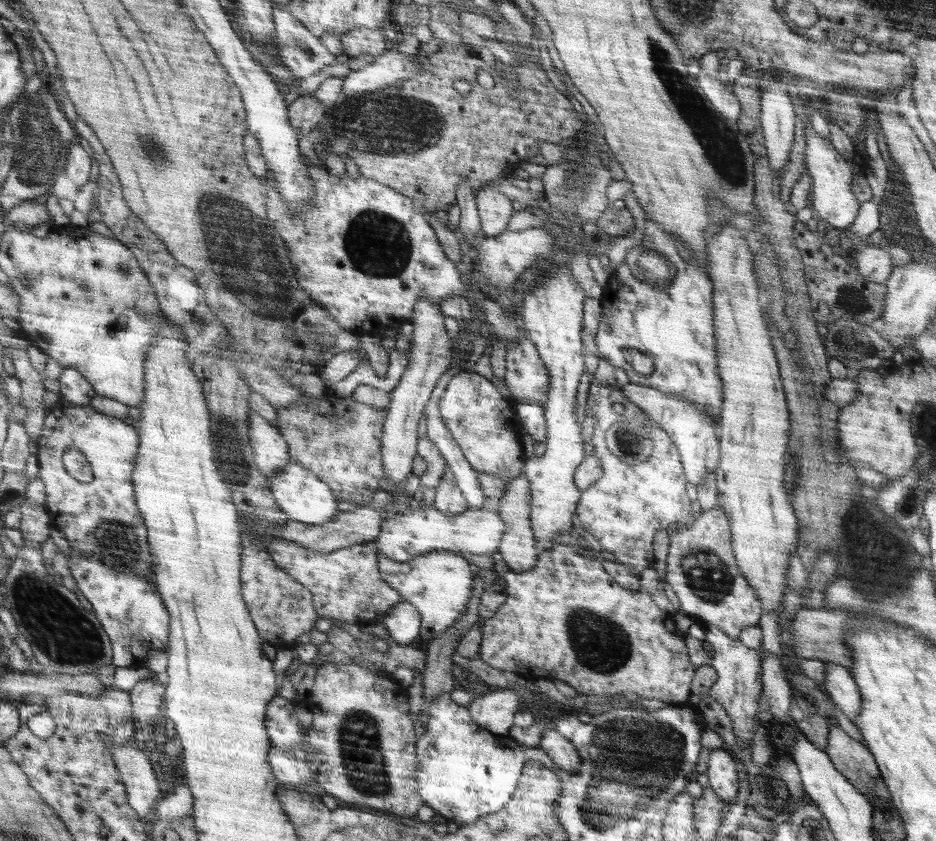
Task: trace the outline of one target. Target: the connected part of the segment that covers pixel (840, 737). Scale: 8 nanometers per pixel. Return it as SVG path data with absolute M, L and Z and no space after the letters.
M830 718L833 725L830 728L828 746L825 751L829 759L833 762L834 768L849 779L853 785L862 793L869 802L878 802L878 804L891 804L890 793L886 788L886 783L882 778L882 773L874 760L874 755L860 742L853 740L835 723L836 720Z

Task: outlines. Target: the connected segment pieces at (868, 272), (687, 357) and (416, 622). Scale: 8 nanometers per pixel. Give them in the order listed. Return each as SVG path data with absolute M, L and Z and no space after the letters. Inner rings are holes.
M868 246L860 252L849 253L848 258L856 272L868 282L886 283L895 268L890 254L880 247Z
M646 218L643 234L642 246L646 252L638 262L638 275L635 275L631 268L625 265L625 262L616 268L610 268L610 279L601 296L602 315L595 337L600 356L608 360L612 366L623 368L631 383L684 397L702 411L706 411L716 421L716 424L719 424L723 389L720 373L718 373L718 355L716 355L716 339L714 339L714 307L712 307L714 285L707 273L691 260L691 253L674 234L662 230L650 218ZM668 263L676 268L676 277L668 286L660 289L658 281L666 279L670 273ZM628 347L635 348L649 356L653 360L654 371L644 374L632 369L631 363L623 356L625 348Z
M402 599L400 604L387 613L383 624L394 643L411 645L419 638L421 617L418 610L410 602Z

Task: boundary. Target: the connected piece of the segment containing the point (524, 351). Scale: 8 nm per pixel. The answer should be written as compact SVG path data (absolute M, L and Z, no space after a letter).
M522 336L516 343L507 345L506 350L506 372L504 381L506 383L508 391L511 392L509 396L514 402L519 400L534 400L540 404L544 404L550 389L550 372L547 366L543 362L543 358L540 357L539 349L536 348L535 341L530 340L527 336Z

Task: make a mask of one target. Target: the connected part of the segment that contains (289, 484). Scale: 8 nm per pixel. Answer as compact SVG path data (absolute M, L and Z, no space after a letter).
M298 462L288 463L280 474L266 476L266 479L268 479L268 488L272 491L272 497L292 520L309 525L320 525L330 522L340 512L336 505L338 498L330 485Z

